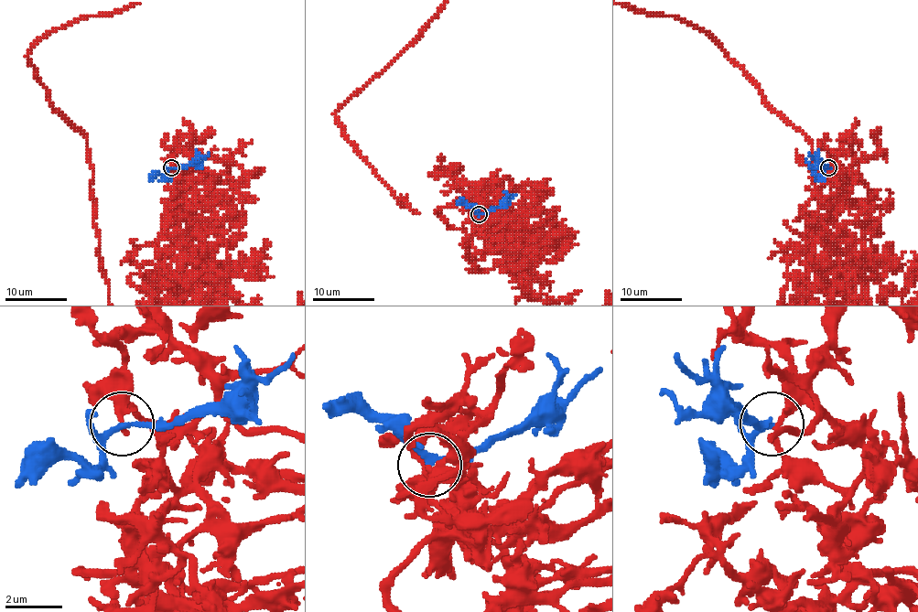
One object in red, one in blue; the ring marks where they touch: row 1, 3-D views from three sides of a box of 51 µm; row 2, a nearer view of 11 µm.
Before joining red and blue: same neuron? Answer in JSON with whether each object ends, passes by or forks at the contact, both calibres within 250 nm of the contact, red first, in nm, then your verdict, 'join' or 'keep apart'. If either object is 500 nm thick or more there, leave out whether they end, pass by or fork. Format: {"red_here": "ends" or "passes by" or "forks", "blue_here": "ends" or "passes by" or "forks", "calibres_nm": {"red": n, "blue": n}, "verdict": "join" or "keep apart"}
{"red_here": "ends", "blue_here": "passes by", "calibres_nm": {"red": 300, "blue": 180}, "verdict": "join"}

